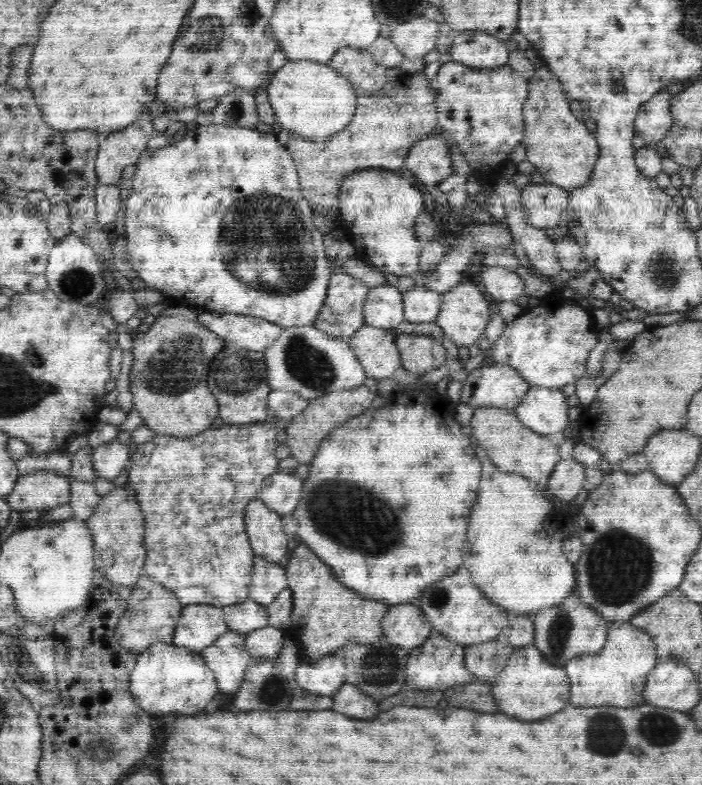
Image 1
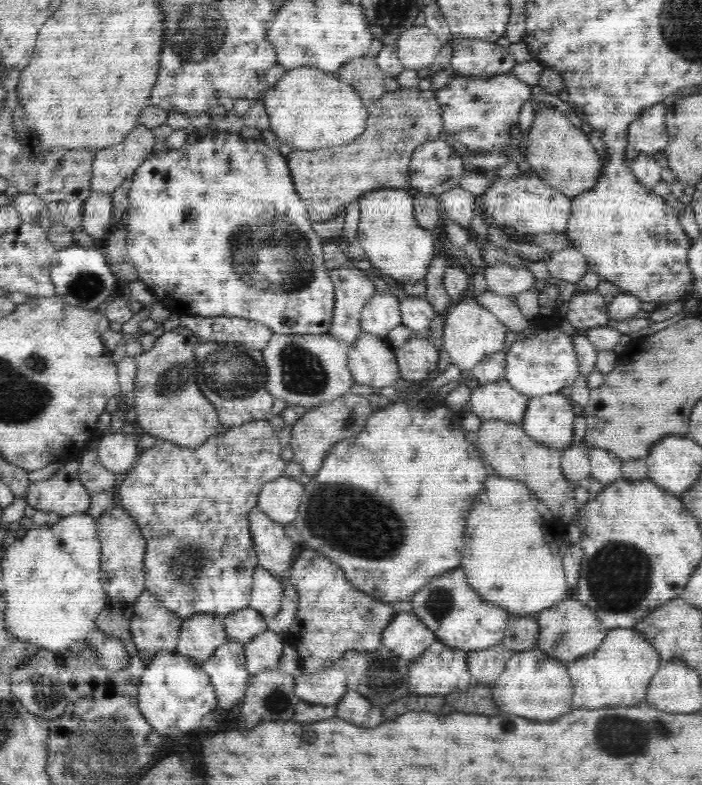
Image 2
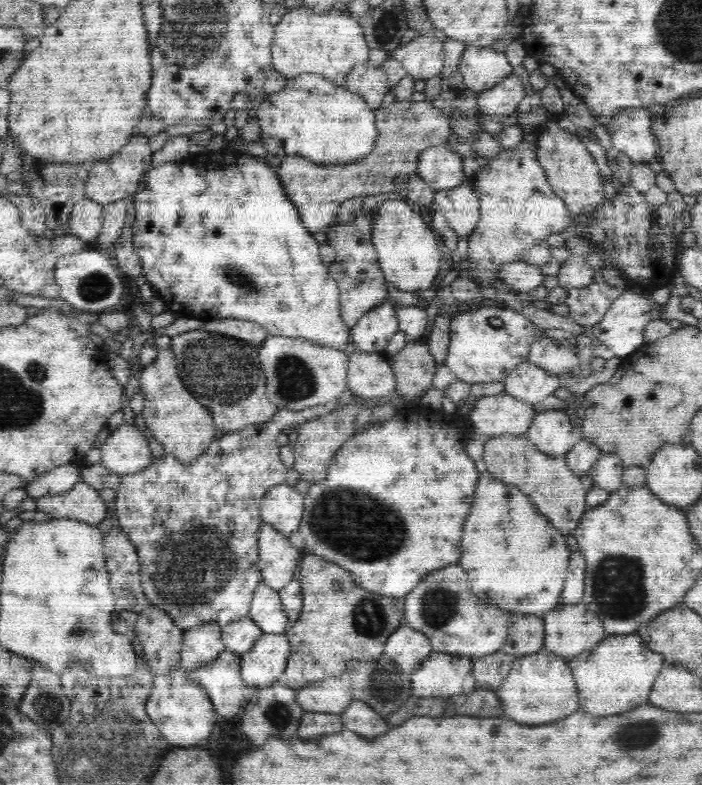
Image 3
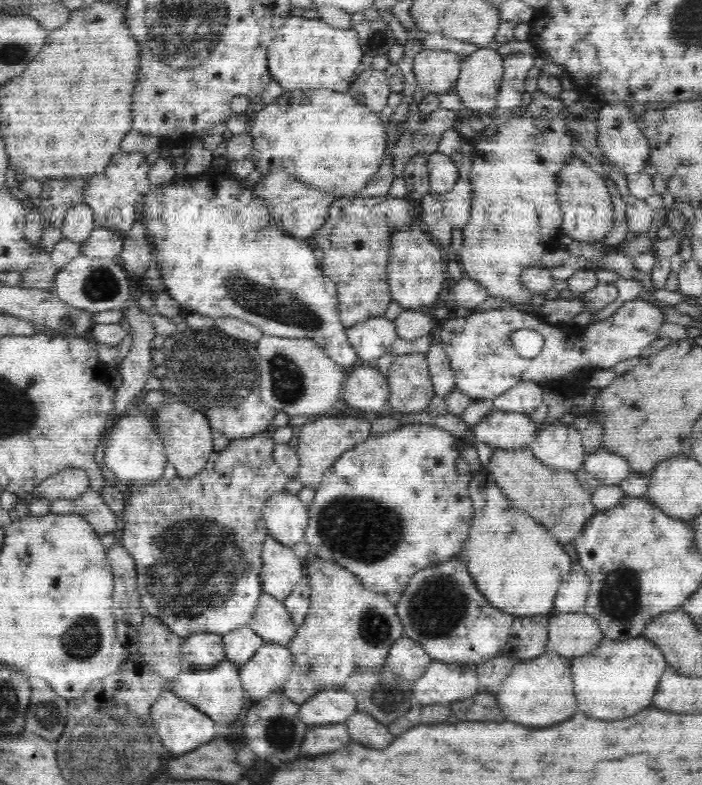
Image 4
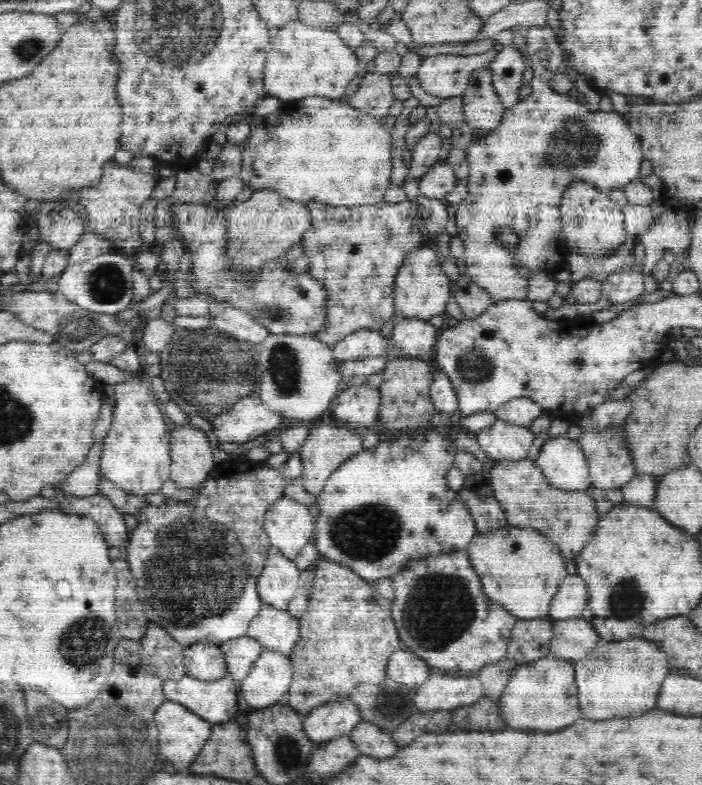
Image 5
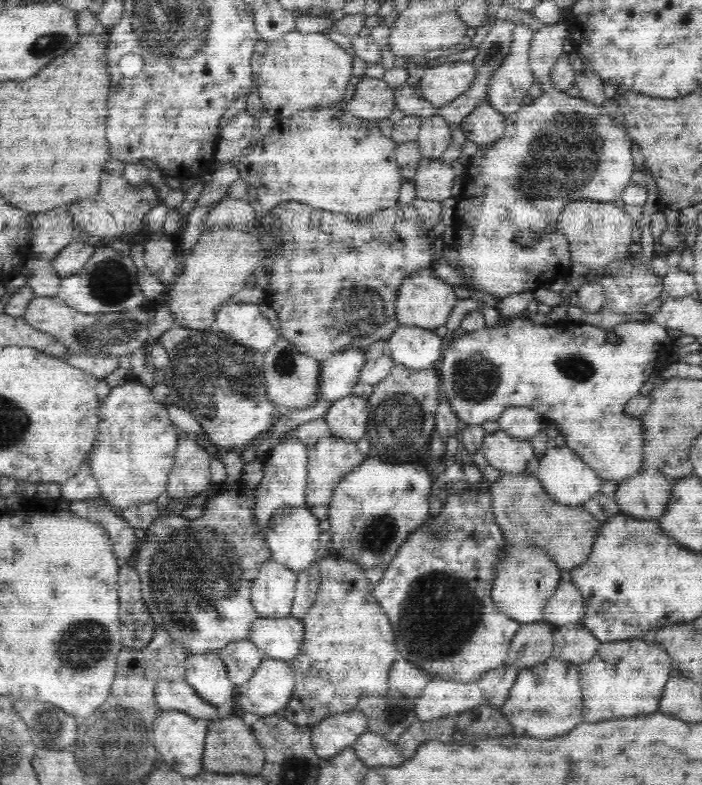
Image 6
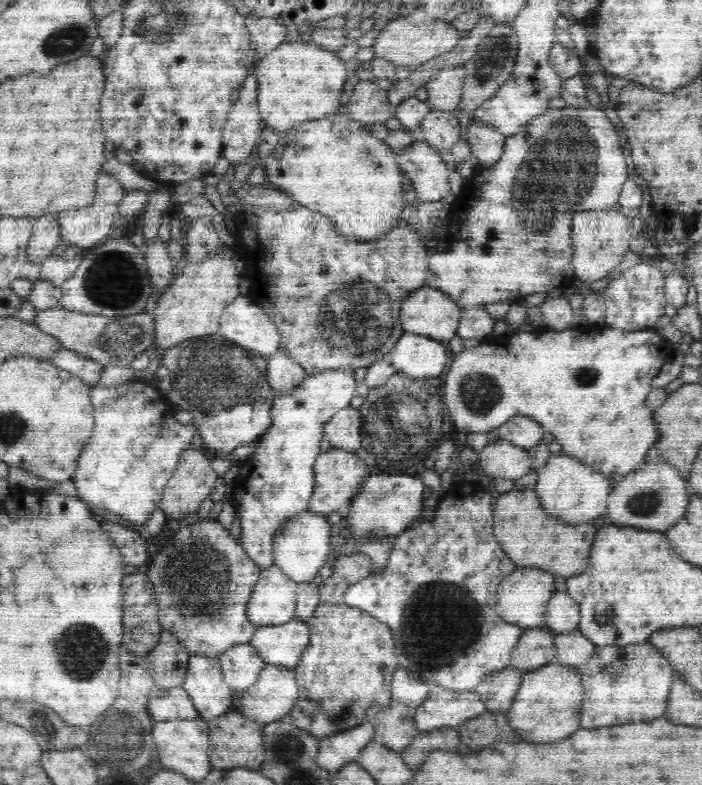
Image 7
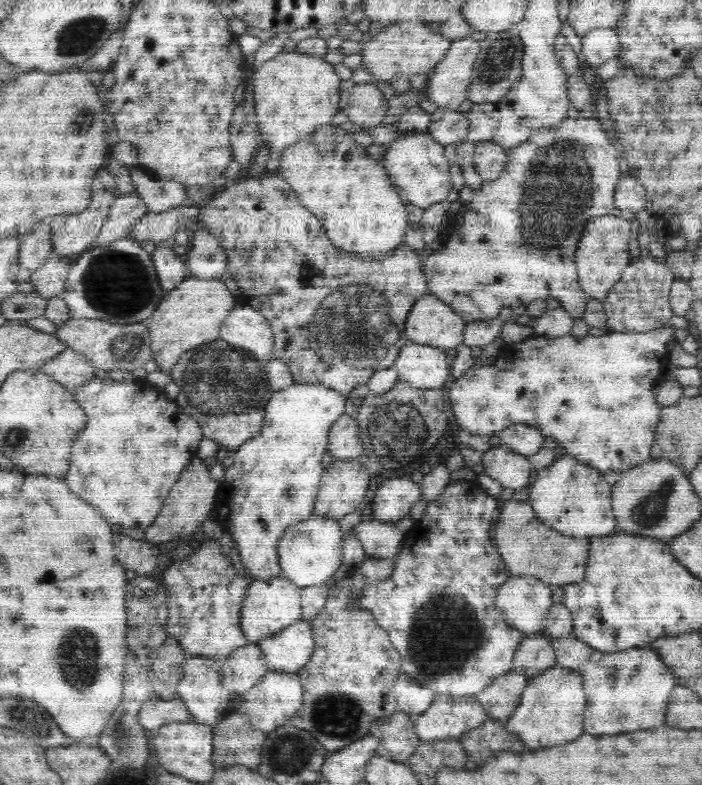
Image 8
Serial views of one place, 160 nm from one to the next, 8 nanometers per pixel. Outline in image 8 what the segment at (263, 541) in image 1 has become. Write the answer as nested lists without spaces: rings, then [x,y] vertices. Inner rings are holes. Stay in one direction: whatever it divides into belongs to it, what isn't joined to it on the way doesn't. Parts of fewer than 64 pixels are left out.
[[[284,576],[270,580],[252,580],[247,588],[240,615],[240,628],[250,644],[257,644],[295,622],[302,621],[300,590],[297,584]]]

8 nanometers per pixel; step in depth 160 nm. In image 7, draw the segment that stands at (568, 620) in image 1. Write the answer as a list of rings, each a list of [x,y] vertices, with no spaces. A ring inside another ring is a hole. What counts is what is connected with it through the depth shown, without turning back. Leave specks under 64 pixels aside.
[[[579,629],[555,634],[556,662],[568,667],[585,663],[594,654],[596,644]]]

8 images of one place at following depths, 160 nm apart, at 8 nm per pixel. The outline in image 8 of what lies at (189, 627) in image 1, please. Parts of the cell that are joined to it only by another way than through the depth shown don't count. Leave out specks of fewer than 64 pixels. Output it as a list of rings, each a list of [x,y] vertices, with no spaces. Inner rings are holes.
[[[200,655],[190,656],[185,660],[183,676],[175,688],[175,696],[184,701],[194,721],[200,722],[200,724],[214,726],[227,715],[226,710],[230,706],[233,692],[224,686],[222,665],[223,661]]]

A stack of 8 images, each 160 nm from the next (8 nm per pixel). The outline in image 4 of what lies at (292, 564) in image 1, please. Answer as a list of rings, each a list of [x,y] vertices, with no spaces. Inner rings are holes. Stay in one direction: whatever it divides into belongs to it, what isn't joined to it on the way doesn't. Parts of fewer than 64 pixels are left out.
[[[311,557],[306,570],[310,583],[310,608],[304,622],[297,626],[294,638],[289,641],[293,665],[283,686],[286,696],[298,705],[304,704],[322,690],[345,688],[348,678],[356,671],[380,668],[386,663],[391,645],[403,637],[403,623],[395,611],[395,605],[383,593],[364,587],[353,572],[319,557]]]

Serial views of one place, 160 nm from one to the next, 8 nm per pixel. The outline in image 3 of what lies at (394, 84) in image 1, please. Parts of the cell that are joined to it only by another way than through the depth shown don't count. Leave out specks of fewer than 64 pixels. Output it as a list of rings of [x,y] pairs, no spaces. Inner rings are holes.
[[[409,97],[403,101],[397,99],[389,108],[374,109],[376,113],[376,128],[378,128],[378,138],[374,144],[374,149],[368,156],[364,156],[358,162],[348,162],[348,164],[324,164],[318,166],[309,158],[301,156],[286,156],[276,169],[277,177],[283,186],[283,191],[288,200],[298,209],[303,225],[312,235],[315,232],[325,230],[331,223],[335,222],[338,208],[345,200],[354,196],[369,196],[381,193],[399,192],[404,193],[407,186],[407,178],[416,173],[416,162],[420,153],[428,147],[445,144],[448,136],[451,136],[450,118],[438,107],[434,107],[431,101],[412,101]]]

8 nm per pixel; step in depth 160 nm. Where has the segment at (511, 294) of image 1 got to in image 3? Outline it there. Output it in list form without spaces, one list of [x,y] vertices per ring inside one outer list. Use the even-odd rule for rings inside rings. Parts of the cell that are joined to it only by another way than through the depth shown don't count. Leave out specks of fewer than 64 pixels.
[[[516,260],[508,262],[500,268],[496,277],[514,292],[527,294],[539,286],[543,286],[544,274],[540,267],[526,263],[526,261]]]

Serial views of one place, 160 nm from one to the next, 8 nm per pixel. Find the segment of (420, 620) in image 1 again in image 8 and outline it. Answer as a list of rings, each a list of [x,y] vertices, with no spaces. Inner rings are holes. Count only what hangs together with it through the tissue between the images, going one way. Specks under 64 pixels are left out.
[[[402,673],[394,682],[393,694],[397,700],[397,710],[411,714],[415,718],[428,710],[437,692]]]

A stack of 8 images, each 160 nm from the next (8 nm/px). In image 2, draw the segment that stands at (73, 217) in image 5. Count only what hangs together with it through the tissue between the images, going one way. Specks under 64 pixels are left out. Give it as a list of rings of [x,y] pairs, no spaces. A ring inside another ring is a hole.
[[[91,191],[83,204],[81,230],[94,239],[108,236],[113,224],[113,198],[111,194]]]

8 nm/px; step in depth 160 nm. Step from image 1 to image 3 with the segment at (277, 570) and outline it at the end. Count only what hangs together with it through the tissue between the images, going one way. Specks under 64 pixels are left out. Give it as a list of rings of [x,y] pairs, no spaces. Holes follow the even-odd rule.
[[[264,581],[256,586],[248,617],[262,629],[263,634],[285,634],[290,627],[279,591]]]

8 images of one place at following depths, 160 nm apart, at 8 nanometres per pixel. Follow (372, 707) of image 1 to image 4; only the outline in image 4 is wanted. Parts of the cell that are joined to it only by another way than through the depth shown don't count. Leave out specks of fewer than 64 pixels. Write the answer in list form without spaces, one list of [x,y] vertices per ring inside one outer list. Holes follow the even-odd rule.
[[[354,712],[345,722],[350,732],[350,738],[354,742],[360,742],[368,748],[384,748],[394,742],[394,736],[388,732],[386,726],[382,726],[378,720],[363,712]]]

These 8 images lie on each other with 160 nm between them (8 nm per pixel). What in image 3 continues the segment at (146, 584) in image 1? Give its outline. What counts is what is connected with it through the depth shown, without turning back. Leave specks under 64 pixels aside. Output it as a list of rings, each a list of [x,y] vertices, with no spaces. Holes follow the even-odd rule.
[[[149,605],[137,616],[135,633],[143,659],[152,672],[168,674],[181,668],[180,652],[184,631],[163,610]]]

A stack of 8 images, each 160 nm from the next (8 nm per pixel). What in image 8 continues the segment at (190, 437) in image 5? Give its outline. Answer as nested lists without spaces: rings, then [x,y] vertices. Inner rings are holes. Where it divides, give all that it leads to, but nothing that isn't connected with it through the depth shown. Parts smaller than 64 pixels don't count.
[[[192,458],[172,486],[158,518],[146,528],[146,541],[149,544],[159,544],[171,539],[189,538],[204,524],[205,520],[208,520],[210,511],[214,508],[218,491],[219,483],[210,478],[210,467],[204,465],[203,459]]]

